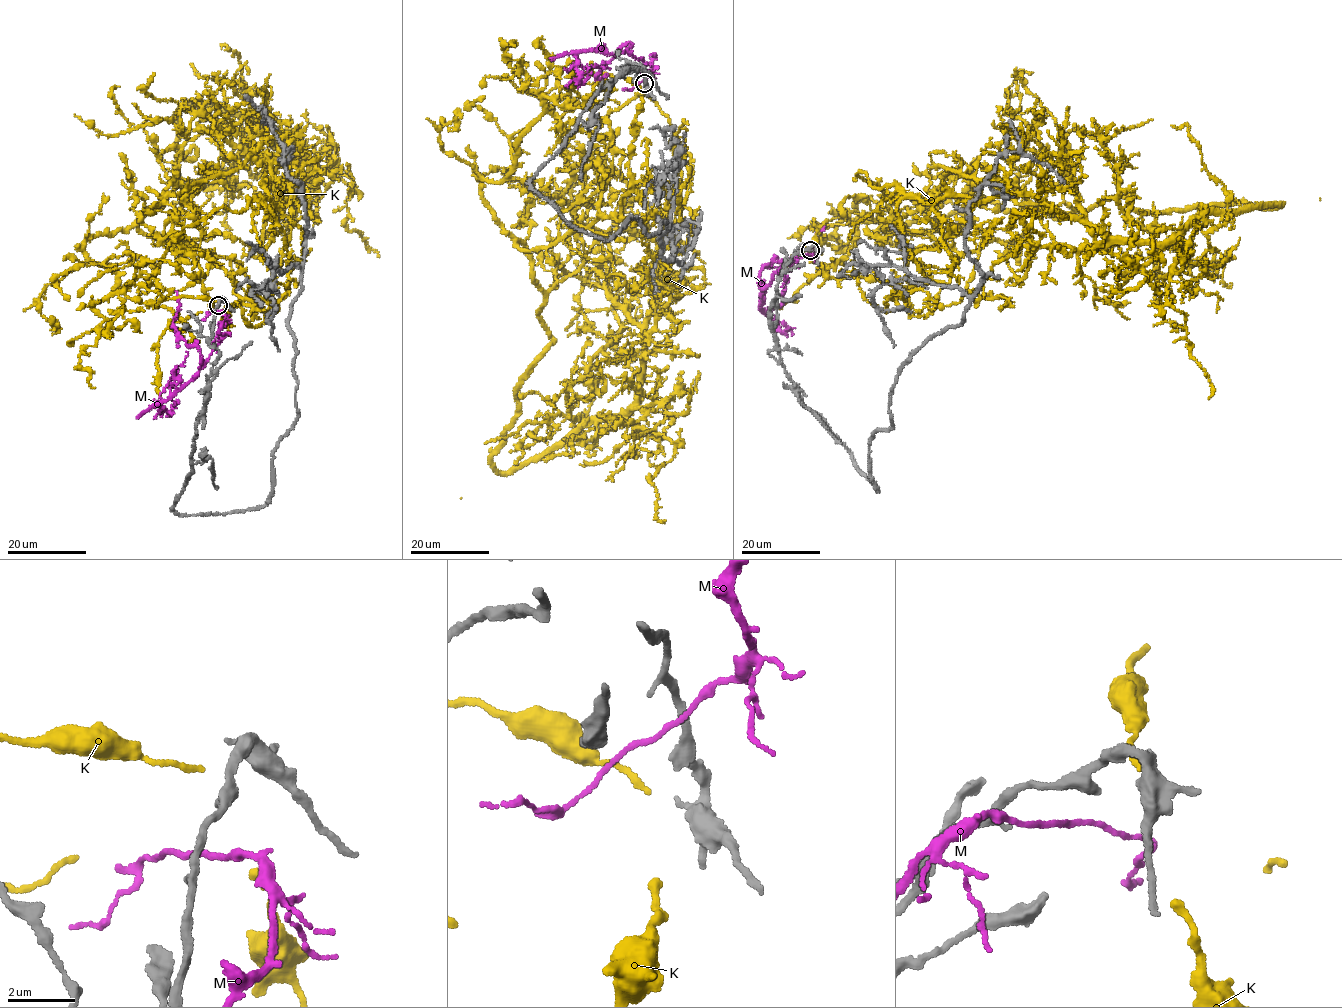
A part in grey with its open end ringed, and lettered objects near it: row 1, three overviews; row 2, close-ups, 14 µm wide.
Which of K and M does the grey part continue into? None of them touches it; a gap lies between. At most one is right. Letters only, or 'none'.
none

